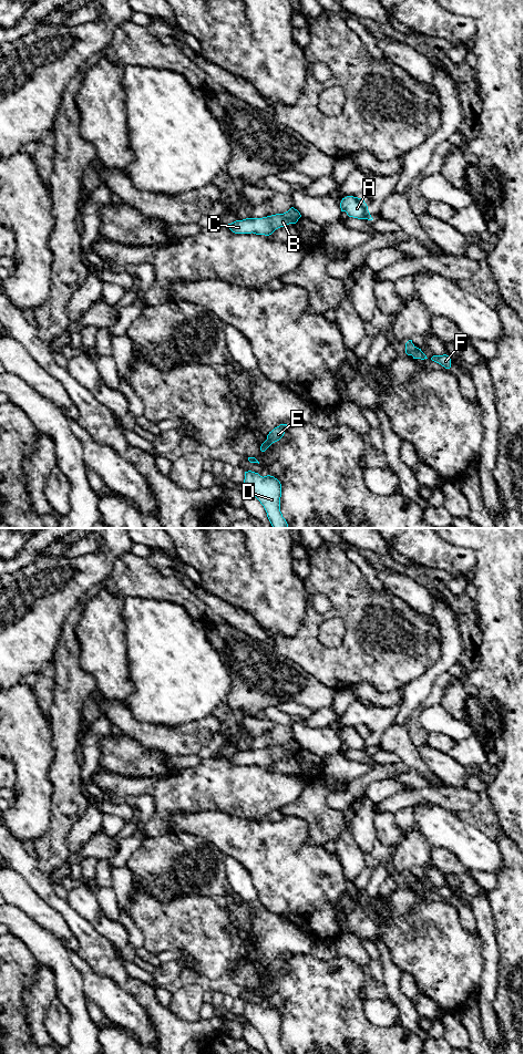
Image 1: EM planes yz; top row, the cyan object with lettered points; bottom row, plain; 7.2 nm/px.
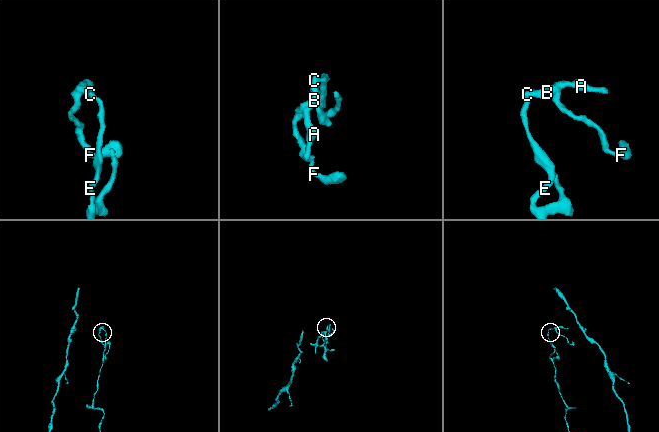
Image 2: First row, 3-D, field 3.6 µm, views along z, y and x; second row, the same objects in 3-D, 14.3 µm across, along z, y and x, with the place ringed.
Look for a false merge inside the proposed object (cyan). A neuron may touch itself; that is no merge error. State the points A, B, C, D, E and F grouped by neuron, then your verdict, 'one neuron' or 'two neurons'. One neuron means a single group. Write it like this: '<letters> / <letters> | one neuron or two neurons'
A B C D E F | one neuron

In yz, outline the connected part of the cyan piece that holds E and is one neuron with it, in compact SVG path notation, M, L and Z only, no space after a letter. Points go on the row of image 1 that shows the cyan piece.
M280 424L269 432L267 440L260 446L260 451L265 452L273 443L279 441L284 436L286 428L287 424Z

